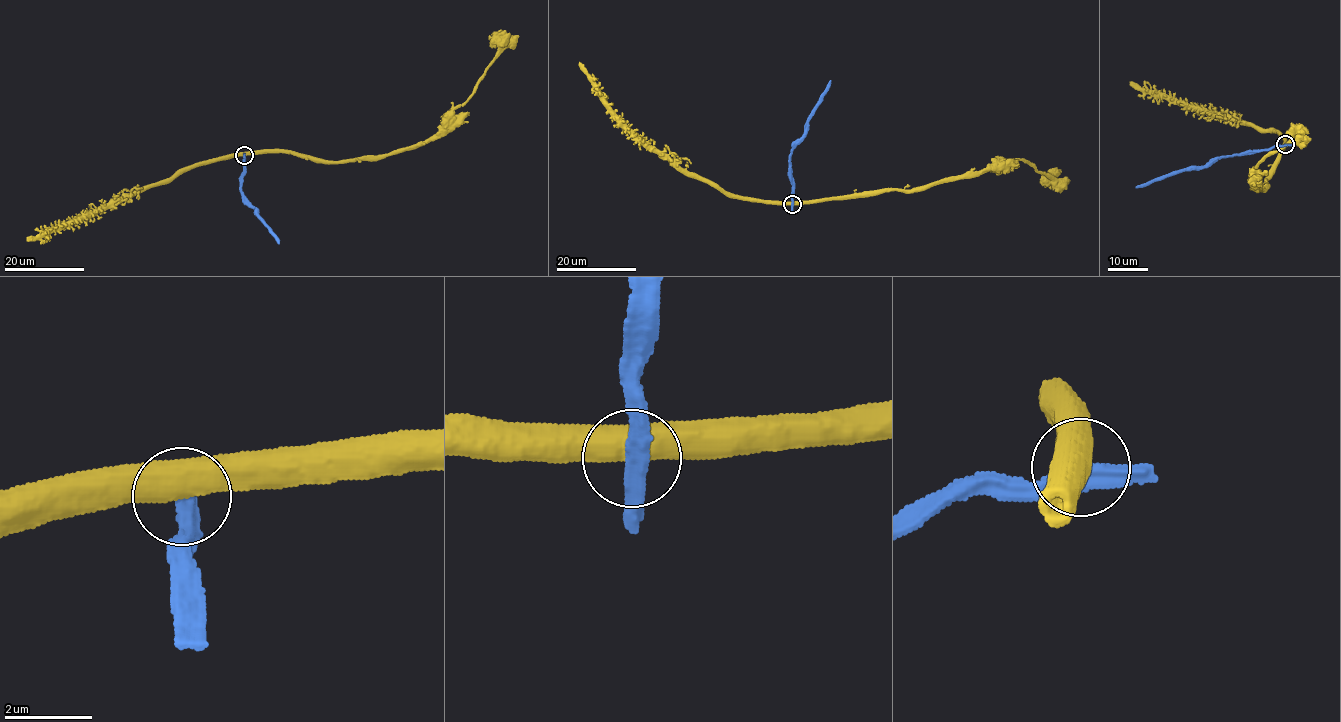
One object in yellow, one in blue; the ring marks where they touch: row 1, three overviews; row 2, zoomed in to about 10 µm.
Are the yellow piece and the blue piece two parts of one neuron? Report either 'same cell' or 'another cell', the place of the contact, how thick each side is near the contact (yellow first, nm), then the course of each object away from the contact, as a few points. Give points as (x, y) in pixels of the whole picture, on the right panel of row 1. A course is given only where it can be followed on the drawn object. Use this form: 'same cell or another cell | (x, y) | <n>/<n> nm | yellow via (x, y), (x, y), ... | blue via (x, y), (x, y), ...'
another cell | (1285, 144) | 550/360 nm | yellow via (1286, 143), (1275, 170), (1267, 177), (1266, 191), (1258, 192), (1256, 164), (1299, 137) | blue via (1286, 144), (1214, 157), (1206, 165), (1180, 169), (1136, 187)

